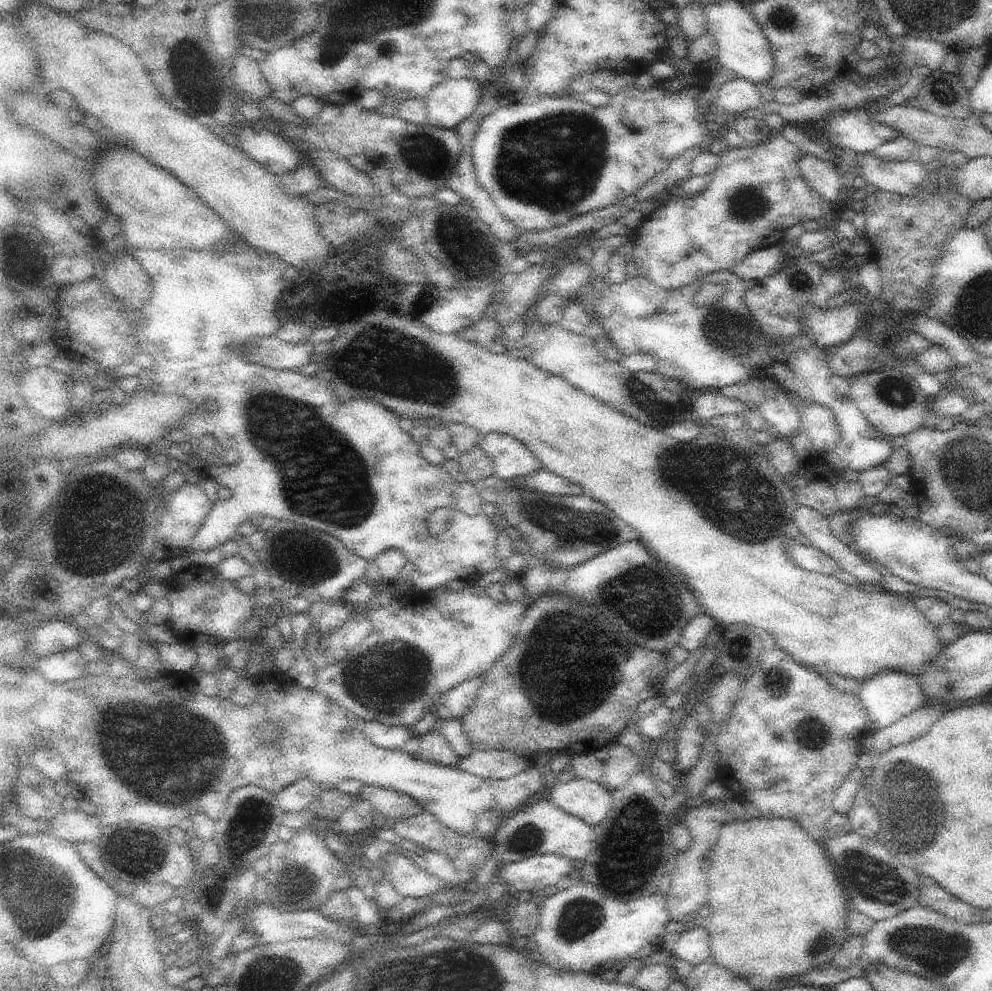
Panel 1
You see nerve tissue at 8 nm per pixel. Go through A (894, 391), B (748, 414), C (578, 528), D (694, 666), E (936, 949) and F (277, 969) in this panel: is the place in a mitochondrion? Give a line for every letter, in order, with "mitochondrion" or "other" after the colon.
A: mitochondrion
B: other
C: mitochondrion
D: other
E: mitochondrion
F: mitochondrion

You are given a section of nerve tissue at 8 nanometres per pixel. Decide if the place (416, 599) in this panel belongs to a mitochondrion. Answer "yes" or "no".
no

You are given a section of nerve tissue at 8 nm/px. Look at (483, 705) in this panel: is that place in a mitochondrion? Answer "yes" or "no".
no

